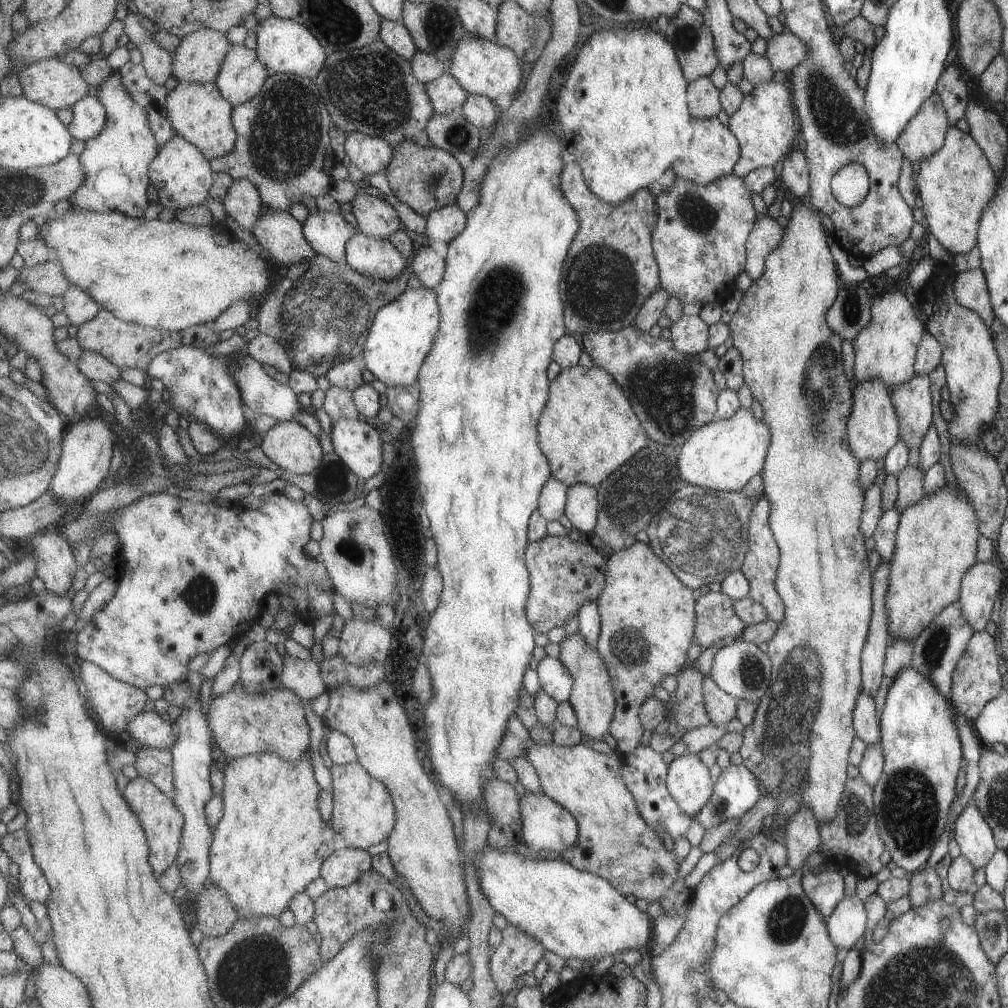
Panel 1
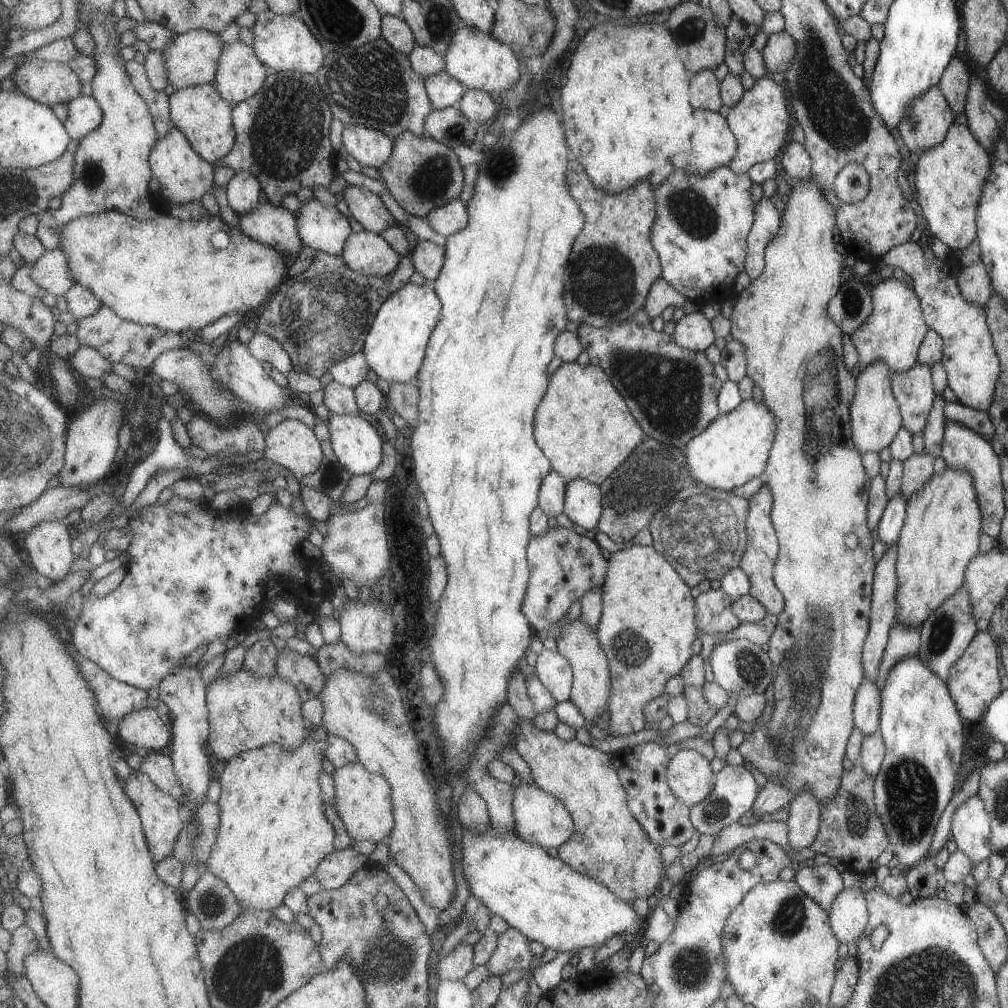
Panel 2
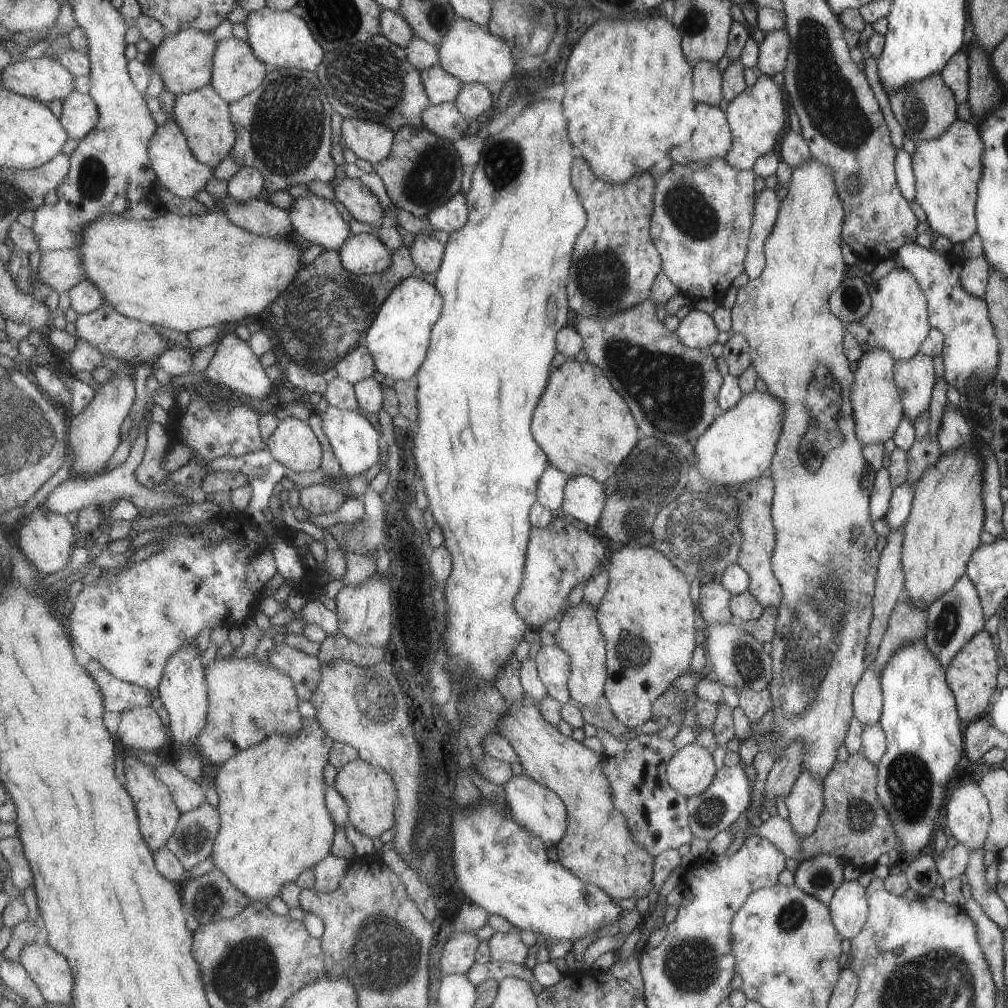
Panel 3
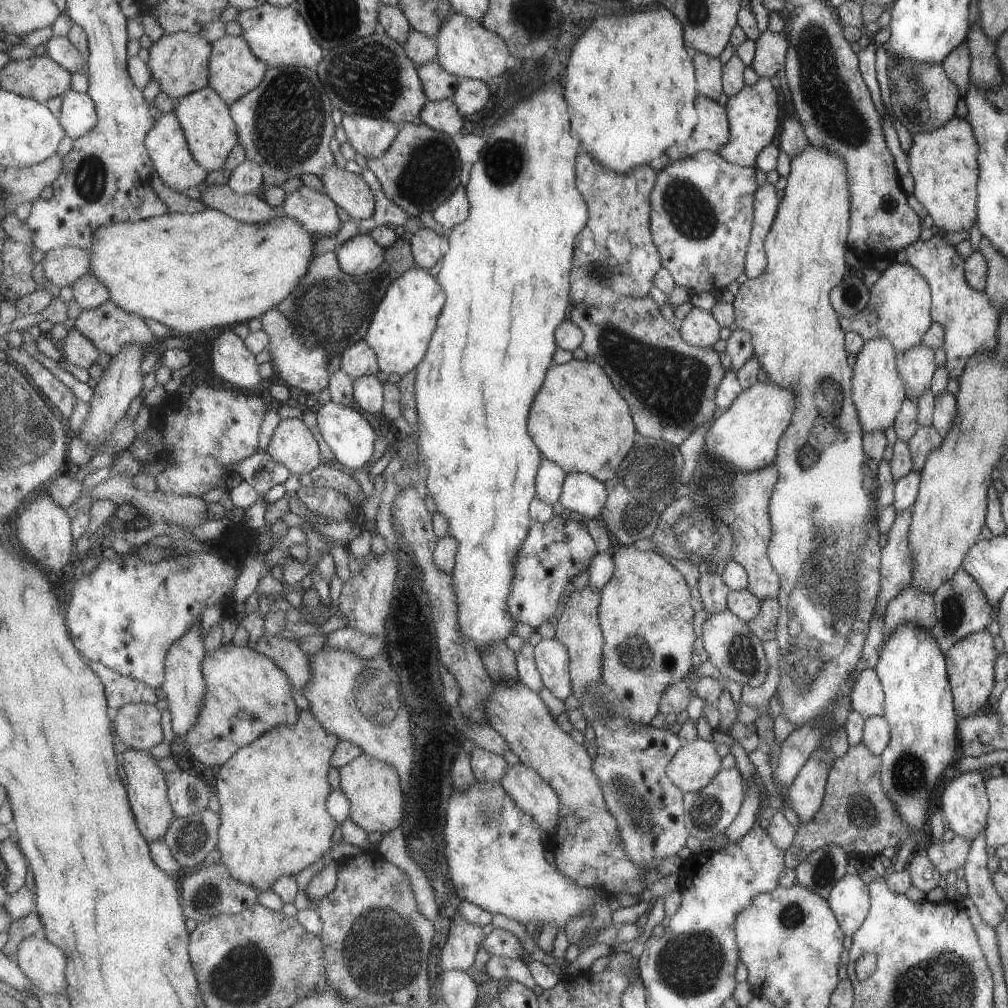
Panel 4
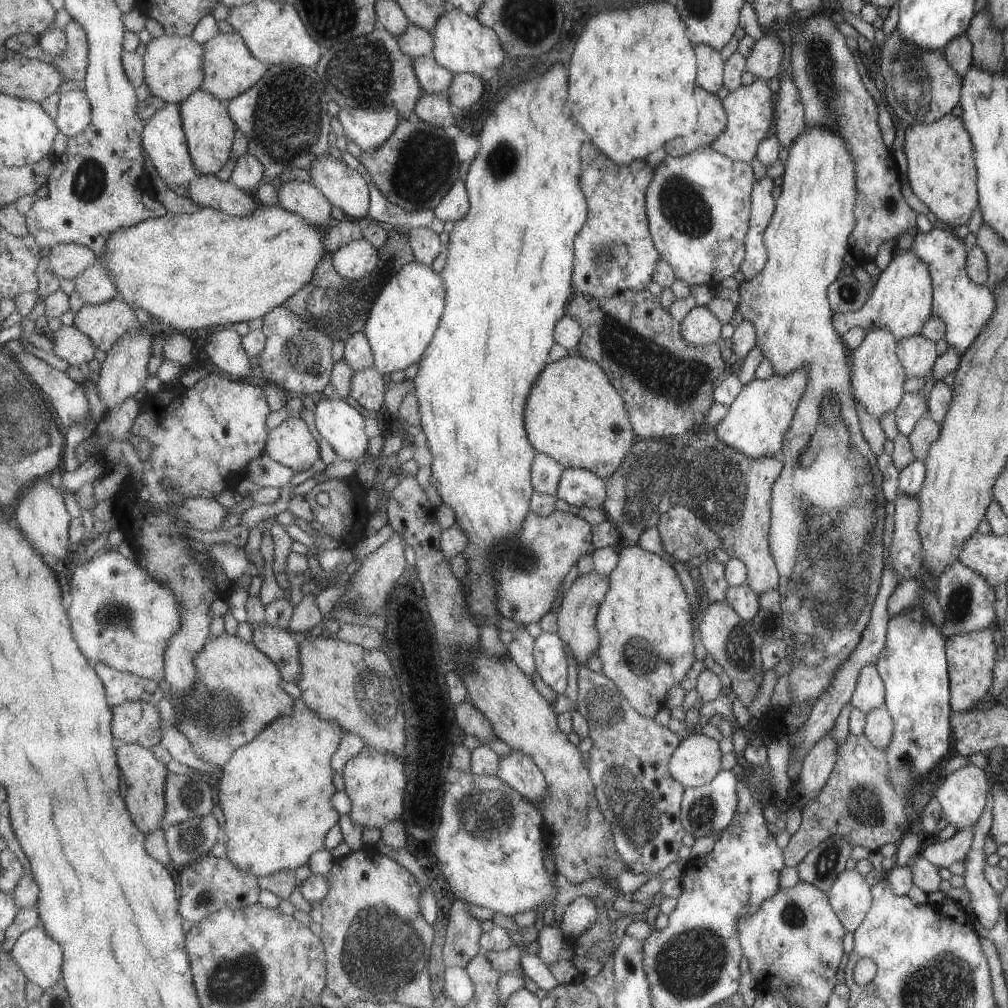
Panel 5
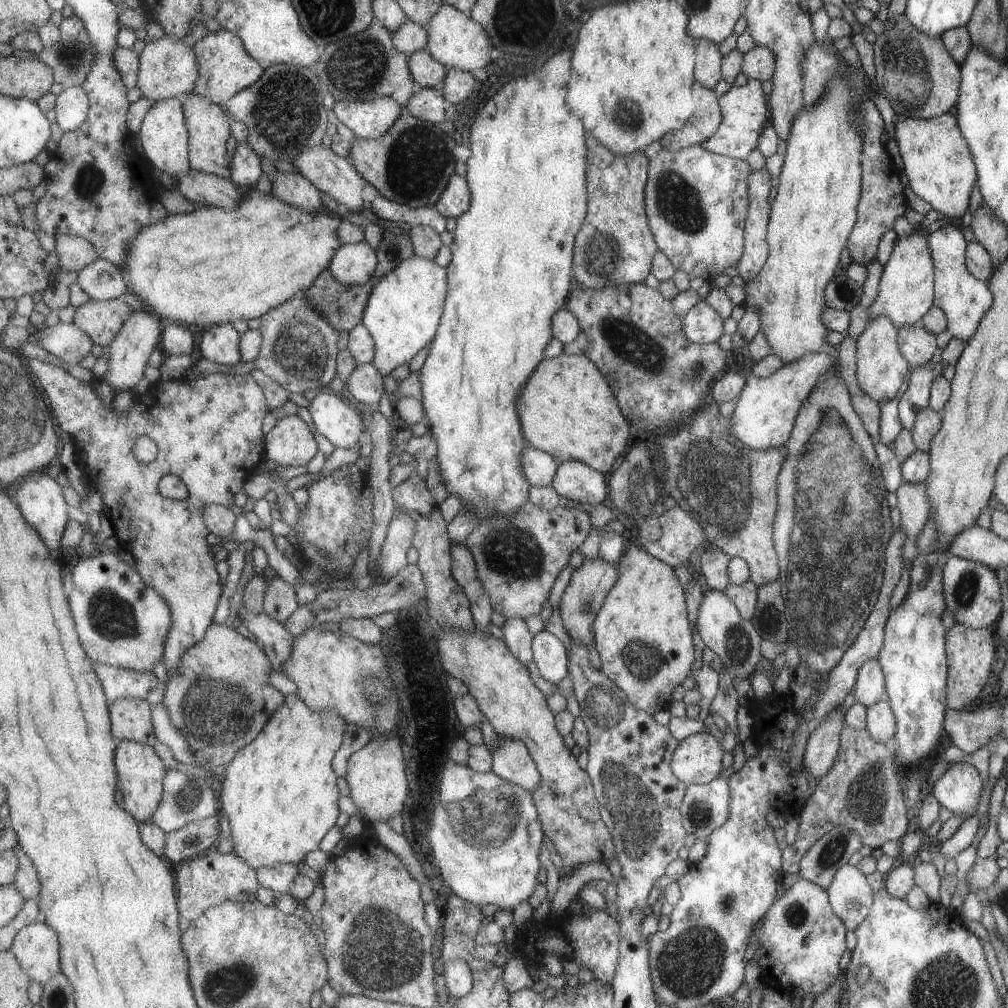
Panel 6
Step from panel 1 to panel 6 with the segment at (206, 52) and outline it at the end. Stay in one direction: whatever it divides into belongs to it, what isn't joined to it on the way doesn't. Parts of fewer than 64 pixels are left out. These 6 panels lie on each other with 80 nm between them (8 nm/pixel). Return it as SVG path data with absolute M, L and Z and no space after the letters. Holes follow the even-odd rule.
M166 35L162 39L156 41L146 41L140 57L137 87L142 90L142 96L149 98L149 100L162 101L163 99L170 99L173 97L186 98L192 93L199 76L197 55L193 46L189 47L185 42L181 42L179 38L172 40L169 35Z

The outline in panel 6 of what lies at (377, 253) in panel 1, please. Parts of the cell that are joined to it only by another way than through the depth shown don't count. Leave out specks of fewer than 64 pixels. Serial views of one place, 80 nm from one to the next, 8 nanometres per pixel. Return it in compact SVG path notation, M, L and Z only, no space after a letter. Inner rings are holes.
M366 240L340 246L329 266L333 276L351 287L366 285L378 270L379 260L375 251Z

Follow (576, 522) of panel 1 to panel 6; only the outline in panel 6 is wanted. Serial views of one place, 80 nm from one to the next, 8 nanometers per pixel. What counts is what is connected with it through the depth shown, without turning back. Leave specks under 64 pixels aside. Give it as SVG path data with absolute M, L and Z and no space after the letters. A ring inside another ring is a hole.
M576 460L559 463L550 485L560 497L573 502L593 505L606 502L607 477Z

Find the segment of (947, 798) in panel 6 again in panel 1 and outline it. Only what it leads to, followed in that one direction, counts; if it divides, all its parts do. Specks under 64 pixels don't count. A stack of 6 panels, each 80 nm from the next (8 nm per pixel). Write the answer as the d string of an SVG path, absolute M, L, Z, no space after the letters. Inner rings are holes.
M973 801L963 807L952 824L953 838L963 855L975 869L986 866L994 852L998 850L994 843L993 830L979 812Z

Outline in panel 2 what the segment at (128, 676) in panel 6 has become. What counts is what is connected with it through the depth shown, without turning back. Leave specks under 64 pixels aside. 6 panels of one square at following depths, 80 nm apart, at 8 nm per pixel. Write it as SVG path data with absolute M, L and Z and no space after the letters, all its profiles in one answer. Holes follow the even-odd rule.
M94 660L83 661L81 668L83 668L83 676L91 680L91 688L95 688L98 712L105 720L119 722L124 716L147 709L149 706L149 692L118 681Z

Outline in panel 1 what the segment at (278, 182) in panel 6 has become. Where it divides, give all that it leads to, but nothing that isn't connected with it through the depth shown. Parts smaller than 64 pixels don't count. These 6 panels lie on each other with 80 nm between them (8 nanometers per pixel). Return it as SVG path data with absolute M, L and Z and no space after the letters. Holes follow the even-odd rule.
M317 209L303 221L305 236L314 250L335 262L346 260L347 243L360 232L359 228L349 224L343 215L341 212Z

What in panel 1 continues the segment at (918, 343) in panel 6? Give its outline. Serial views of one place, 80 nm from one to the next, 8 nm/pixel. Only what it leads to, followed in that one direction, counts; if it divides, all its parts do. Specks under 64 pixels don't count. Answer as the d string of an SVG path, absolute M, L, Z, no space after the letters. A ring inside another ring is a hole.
M914 374L908 381L889 388L890 401L898 415L898 436L908 449L918 447L929 430L933 406L927 375Z

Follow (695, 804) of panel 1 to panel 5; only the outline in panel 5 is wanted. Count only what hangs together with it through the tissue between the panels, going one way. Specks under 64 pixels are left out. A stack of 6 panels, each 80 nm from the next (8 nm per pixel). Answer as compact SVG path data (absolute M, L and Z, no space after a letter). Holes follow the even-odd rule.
M690 733L670 756L670 775L685 788L706 785L721 770L719 756L721 752L714 739Z

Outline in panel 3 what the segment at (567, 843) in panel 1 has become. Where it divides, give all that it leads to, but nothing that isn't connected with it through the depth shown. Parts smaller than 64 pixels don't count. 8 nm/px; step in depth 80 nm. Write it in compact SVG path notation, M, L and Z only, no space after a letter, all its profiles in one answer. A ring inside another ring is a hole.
M525 773L511 775L502 787L510 815L527 829L527 832L538 836L543 844L555 846L565 834L568 823L566 807L559 796L538 781L531 780Z

